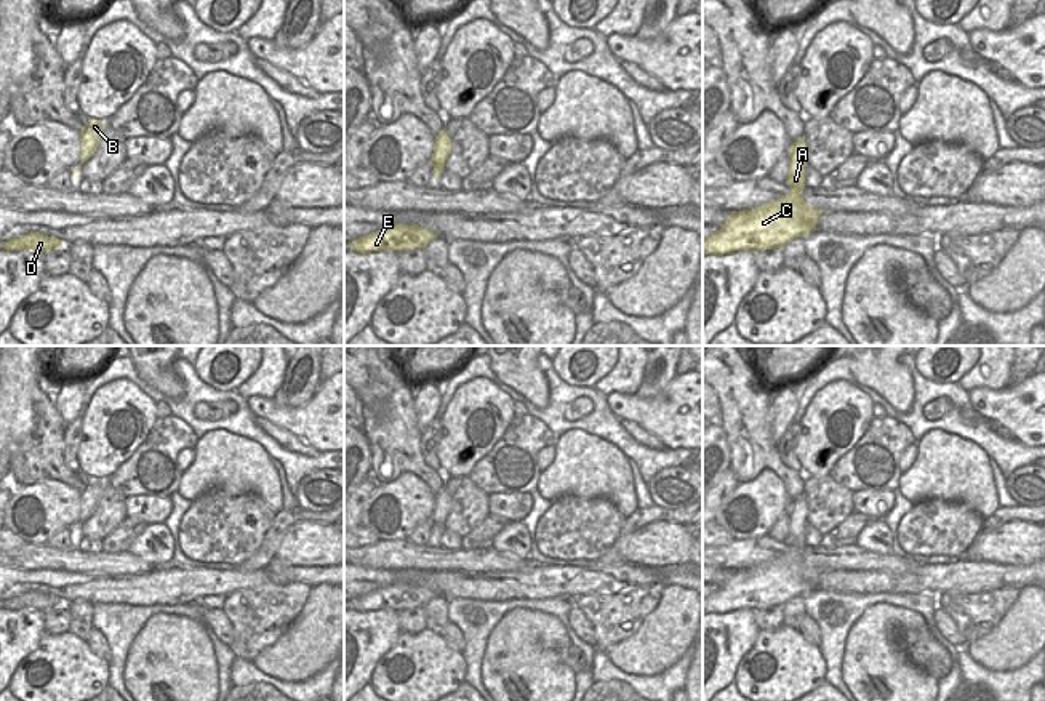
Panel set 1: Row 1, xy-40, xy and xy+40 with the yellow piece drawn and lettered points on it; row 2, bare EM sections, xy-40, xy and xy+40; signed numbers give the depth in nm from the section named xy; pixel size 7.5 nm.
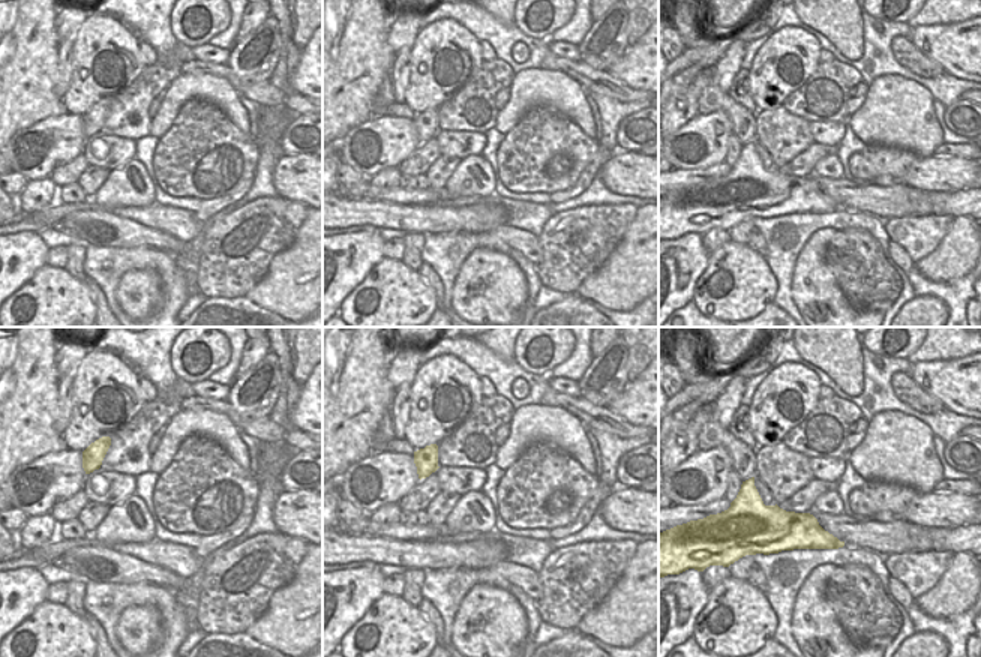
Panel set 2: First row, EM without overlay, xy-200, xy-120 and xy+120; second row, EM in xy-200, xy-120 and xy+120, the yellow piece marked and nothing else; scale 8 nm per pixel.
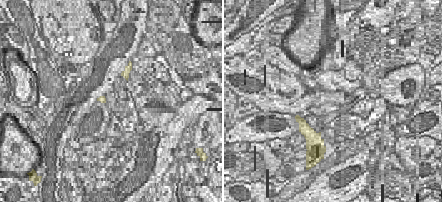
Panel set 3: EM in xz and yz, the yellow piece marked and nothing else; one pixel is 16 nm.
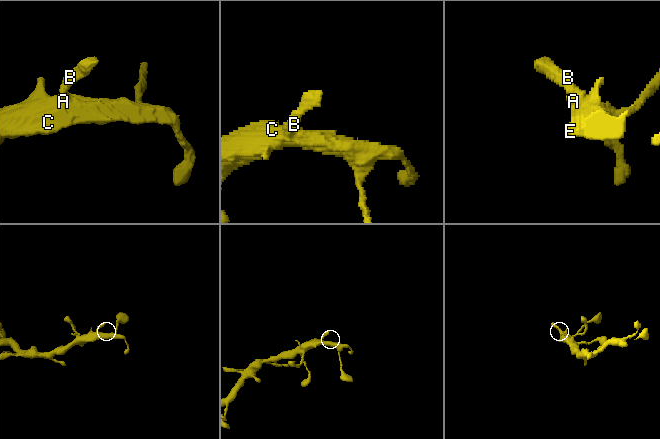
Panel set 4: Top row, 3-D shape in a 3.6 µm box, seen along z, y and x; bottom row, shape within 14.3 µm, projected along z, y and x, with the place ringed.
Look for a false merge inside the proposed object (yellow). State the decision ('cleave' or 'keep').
keep

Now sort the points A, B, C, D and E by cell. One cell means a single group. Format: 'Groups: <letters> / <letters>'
Groups: A B C D E.

